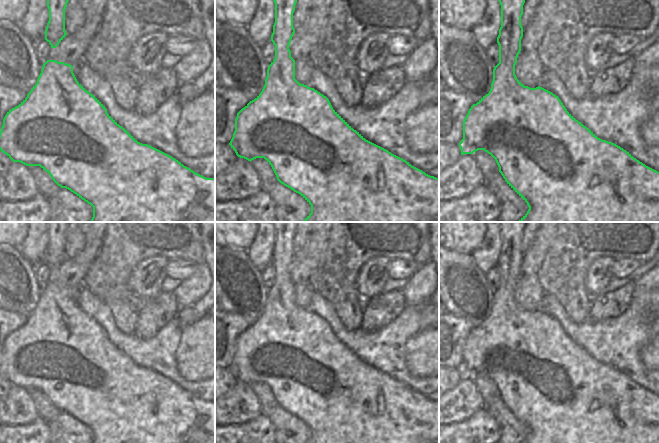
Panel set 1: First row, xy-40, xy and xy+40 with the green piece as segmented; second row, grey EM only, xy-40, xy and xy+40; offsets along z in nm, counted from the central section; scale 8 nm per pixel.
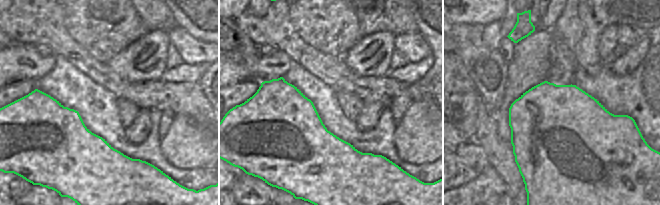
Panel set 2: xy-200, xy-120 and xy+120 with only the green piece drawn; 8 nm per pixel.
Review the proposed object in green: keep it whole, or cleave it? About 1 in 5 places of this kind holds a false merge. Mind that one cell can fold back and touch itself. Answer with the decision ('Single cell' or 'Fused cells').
Single cell.

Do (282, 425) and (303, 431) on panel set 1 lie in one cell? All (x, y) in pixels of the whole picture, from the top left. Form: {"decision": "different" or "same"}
{"decision": "same"}

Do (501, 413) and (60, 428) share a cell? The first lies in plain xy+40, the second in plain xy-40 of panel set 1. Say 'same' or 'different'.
same

